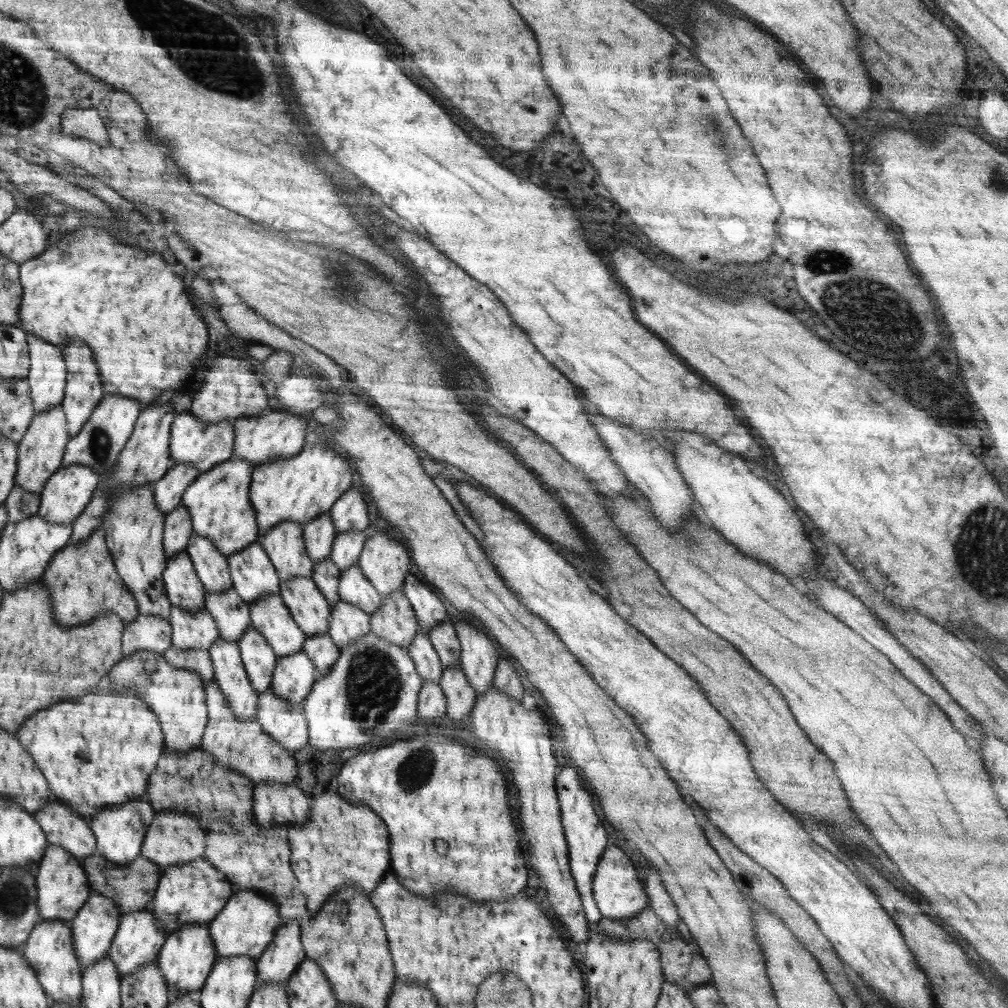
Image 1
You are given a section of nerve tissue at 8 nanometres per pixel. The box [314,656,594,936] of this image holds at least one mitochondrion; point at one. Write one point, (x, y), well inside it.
(416, 771)

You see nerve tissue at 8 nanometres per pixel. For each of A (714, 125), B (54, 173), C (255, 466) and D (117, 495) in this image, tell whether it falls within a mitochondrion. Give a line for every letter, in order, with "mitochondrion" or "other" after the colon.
A: mitochondrion
B: other
C: other
D: mitochondrion

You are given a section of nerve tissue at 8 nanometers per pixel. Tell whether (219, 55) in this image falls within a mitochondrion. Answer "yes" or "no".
yes

